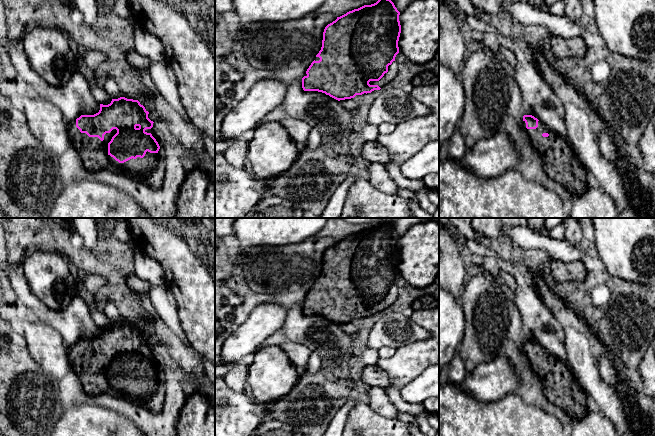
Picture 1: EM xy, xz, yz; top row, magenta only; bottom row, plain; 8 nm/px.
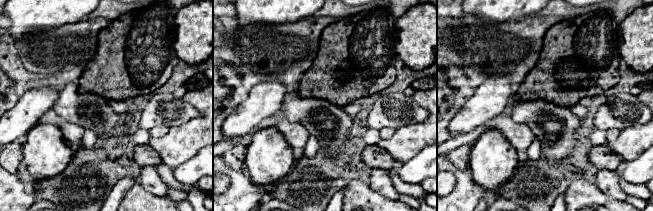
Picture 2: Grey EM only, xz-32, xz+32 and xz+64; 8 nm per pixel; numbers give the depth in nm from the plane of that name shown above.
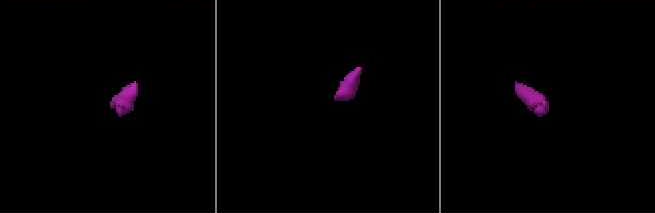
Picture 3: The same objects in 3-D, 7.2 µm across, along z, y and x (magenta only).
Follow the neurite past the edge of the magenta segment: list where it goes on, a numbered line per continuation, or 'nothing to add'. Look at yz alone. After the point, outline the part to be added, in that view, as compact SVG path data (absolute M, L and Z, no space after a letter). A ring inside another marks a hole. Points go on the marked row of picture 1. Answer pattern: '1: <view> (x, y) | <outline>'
1: yz (560, 162) | M525 121L521 122L521 126L528 136L529 144L540 155L545 173L563 185L573 198L585 194L589 190L586 181L587 170L572 144L541 121L538 121L536 129L527 129Z

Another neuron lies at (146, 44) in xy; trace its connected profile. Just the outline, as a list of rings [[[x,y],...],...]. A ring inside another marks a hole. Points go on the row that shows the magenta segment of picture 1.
[[[141,26],[134,30],[134,50],[151,62],[160,62],[165,57],[160,39]]]

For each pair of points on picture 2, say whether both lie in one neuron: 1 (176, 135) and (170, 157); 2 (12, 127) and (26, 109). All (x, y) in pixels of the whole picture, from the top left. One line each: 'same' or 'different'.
1: same
2: same

